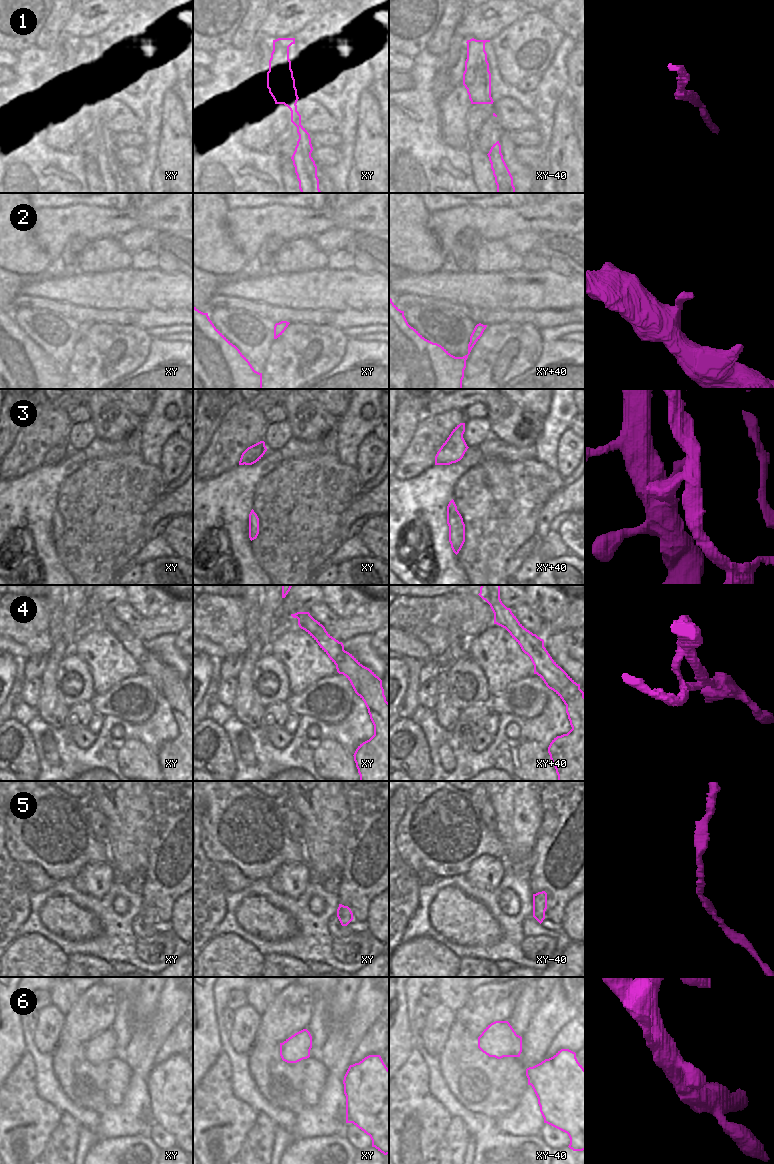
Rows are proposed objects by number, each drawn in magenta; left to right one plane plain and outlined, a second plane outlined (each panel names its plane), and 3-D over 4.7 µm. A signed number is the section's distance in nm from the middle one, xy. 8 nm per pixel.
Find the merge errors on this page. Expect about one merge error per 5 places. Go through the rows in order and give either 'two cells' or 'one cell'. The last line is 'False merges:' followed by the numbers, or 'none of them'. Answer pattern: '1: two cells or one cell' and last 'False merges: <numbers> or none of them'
1: one cell
2: one cell
3: two cells
4: two cells
5: one cell
6: one cell
False merges: 3, 4

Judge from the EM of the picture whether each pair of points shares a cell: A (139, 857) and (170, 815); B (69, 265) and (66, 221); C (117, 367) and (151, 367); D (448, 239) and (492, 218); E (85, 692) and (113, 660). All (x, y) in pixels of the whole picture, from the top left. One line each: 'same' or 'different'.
A: different
B: different
C: different
D: same
E: different

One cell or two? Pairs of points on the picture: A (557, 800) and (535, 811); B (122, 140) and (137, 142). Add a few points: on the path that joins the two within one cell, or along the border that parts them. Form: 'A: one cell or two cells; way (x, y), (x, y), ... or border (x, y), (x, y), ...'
A: two cells; border (539, 791), (542, 820), (536, 831)
B: one cell; way (126, 140), (133, 140)

